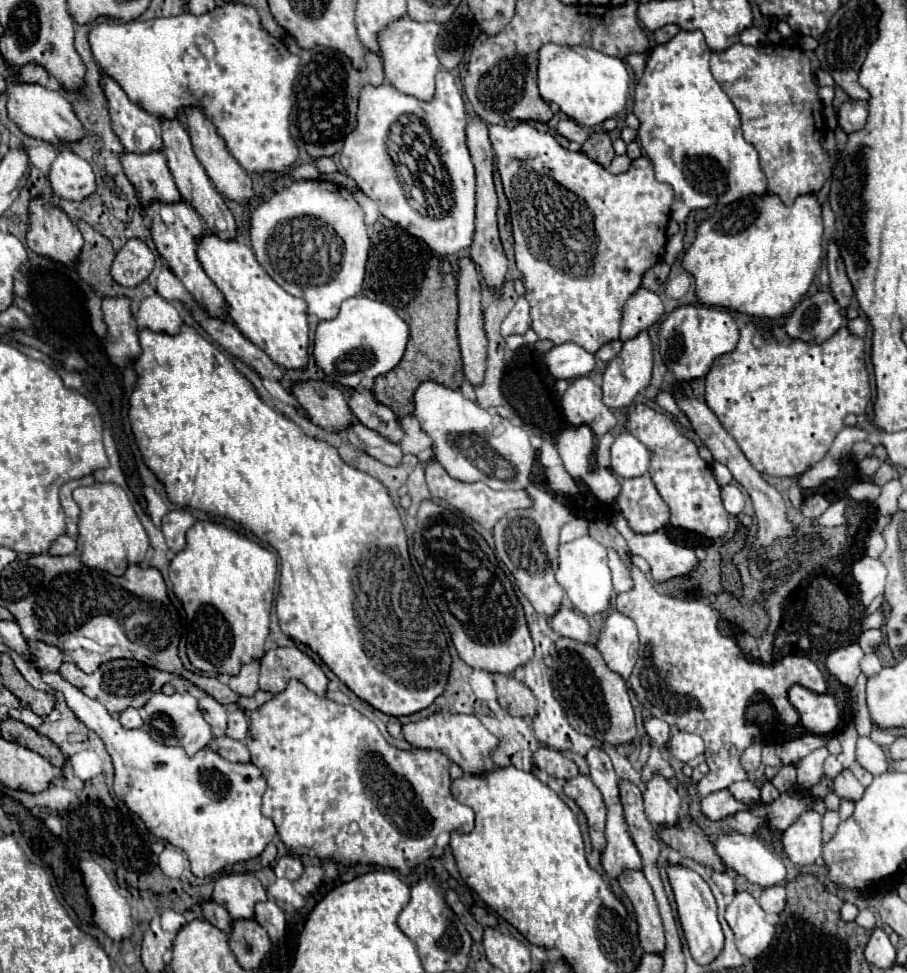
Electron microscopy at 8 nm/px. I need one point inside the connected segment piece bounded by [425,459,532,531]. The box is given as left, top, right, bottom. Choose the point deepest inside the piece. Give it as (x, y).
(480, 503)

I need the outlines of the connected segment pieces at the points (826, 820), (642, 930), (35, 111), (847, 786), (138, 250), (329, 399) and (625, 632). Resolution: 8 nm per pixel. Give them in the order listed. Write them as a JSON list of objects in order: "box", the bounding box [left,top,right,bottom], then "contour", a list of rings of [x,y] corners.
[{"box":[823,811,839,843],"contour":[[[827,811],[823,817],[823,843],[827,843],[837,833],[837,825],[839,825],[839,813]]]},{"box":[617,871,665,953],"contour":[[[625,871],[625,875],[619,875],[617,881],[633,903],[635,921],[639,927],[639,941],[641,941],[643,951],[661,953],[665,949],[663,925],[661,925],[661,917],[657,911],[653,891],[643,871]]]},{"box":[7,77,85,143],"contour":[[[11,77],[7,87],[7,117],[29,137],[47,141],[47,143],[75,143],[85,137],[85,129],[77,119],[73,105],[65,97],[63,91],[49,91],[41,85],[19,85],[17,77]]]},{"box":[833,771,865,801],"contour":[[[843,771],[835,781],[833,781],[833,793],[839,795],[839,799],[847,801],[857,801],[865,793],[865,787],[853,777],[851,771]]]},{"box":[111,239,155,287],"contour":[[[129,239],[117,253],[111,275],[119,285],[135,287],[149,277],[155,267],[155,255],[141,239]]]},{"box":[293,383,355,431],"contour":[[[297,383],[293,393],[301,407],[311,415],[311,421],[327,431],[345,431],[355,423],[355,415],[351,413],[347,399],[331,383]]]},{"box":[597,613,637,679],"contour":[[[619,613],[607,617],[605,629],[597,641],[597,649],[603,655],[611,671],[629,679],[637,661],[637,629],[635,623]]]}]

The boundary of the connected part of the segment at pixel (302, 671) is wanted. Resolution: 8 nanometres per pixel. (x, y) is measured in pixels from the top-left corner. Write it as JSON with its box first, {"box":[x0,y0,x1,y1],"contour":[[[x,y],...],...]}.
{"box":[259,647,329,695],"contour":[[[277,647],[269,649],[261,659],[259,689],[281,693],[289,679],[299,679],[317,695],[325,695],[329,679],[323,669],[297,647]]]}

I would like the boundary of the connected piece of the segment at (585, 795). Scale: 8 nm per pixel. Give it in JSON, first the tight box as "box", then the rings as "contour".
{"box":[565,775,607,851],"contour":[[[577,775],[565,783],[565,793],[581,807],[589,821],[589,837],[595,851],[605,849],[605,819],[607,809],[601,791],[595,787],[595,783],[589,779],[589,775]]]}

